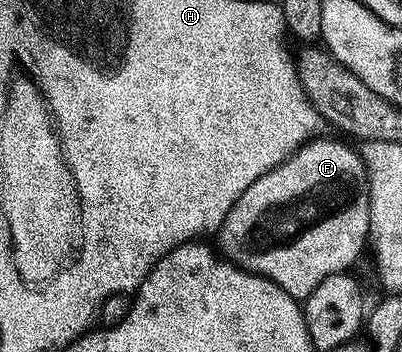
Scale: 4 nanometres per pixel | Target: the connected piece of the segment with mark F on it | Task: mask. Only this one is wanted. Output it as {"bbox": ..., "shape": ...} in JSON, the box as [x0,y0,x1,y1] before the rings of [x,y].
{"bbox":[220,137,370,300],"shape":[[[315,137],[309,142],[303,142],[289,158],[285,158],[279,166],[273,166],[264,176],[260,176],[243,192],[232,204],[228,216],[222,222],[220,237],[222,237],[221,253],[235,266],[241,266],[243,270],[249,270],[251,274],[261,274],[263,278],[269,278],[276,283],[288,296],[296,300],[305,300],[328,276],[349,271],[350,265],[362,254],[362,249],[367,249],[370,236],[370,183],[366,172],[366,164],[361,153],[357,154],[350,146],[342,142],[333,142],[330,138]]]}

